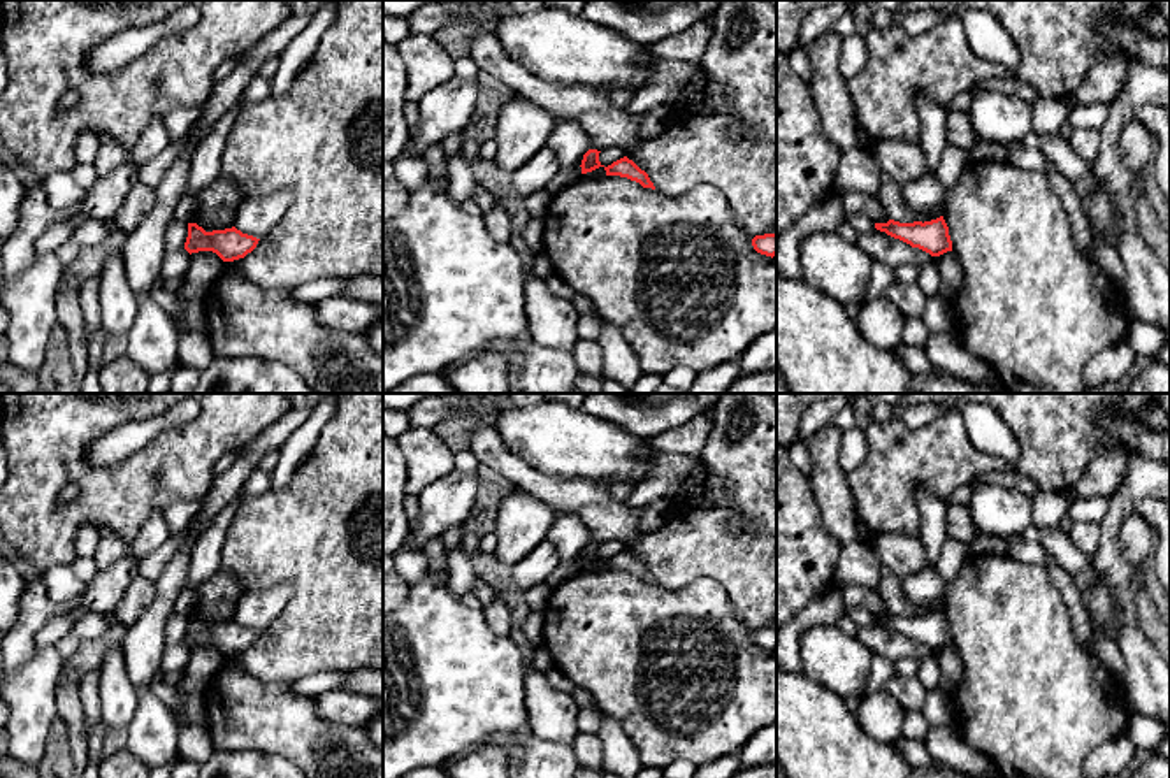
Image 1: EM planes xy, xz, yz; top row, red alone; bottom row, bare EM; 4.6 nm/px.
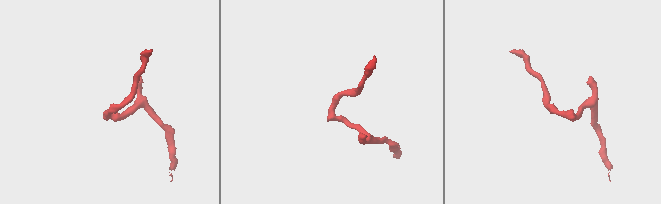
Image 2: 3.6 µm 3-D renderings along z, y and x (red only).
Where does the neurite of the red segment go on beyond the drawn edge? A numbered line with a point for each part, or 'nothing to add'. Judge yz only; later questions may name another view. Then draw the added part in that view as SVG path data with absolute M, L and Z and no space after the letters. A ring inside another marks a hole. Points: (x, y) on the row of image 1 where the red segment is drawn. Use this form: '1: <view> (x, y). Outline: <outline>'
nothing to add

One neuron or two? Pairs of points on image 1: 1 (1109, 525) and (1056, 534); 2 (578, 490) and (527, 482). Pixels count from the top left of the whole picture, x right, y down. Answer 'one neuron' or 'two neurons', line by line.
1: two neurons
2: one neuron

